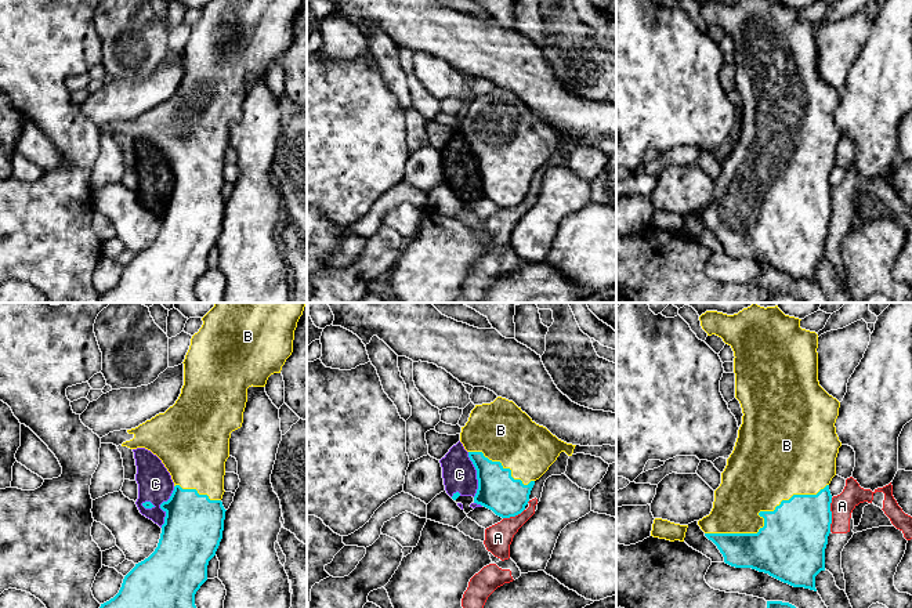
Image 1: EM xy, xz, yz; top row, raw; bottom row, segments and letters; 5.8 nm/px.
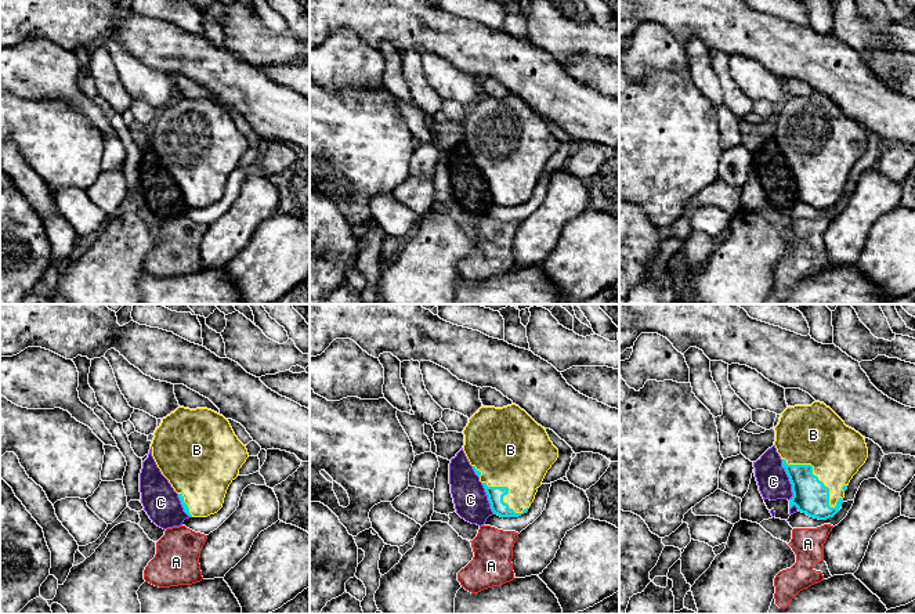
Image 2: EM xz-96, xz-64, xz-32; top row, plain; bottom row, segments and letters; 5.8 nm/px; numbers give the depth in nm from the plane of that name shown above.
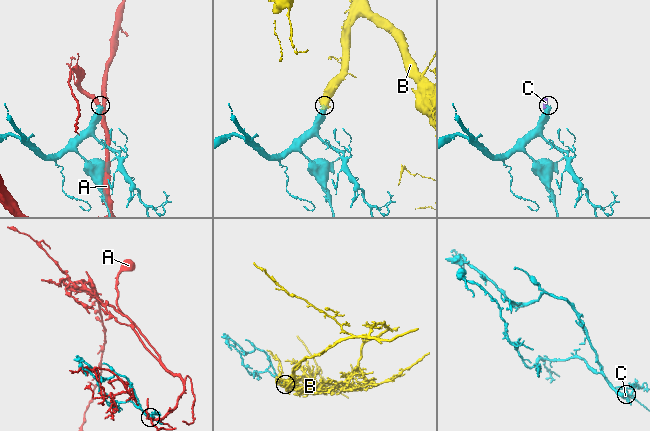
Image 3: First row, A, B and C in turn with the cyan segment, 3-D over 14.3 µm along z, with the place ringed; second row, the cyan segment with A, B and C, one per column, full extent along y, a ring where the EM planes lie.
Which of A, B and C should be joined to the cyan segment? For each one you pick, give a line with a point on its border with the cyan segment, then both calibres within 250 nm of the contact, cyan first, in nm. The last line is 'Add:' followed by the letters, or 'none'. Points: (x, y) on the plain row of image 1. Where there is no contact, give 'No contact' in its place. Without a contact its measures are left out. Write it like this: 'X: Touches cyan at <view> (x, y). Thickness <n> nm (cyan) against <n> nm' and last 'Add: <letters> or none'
B: Touches cyan at yz (759, 205). Thickness 380 nm (cyan) against 420 nm
Add: B

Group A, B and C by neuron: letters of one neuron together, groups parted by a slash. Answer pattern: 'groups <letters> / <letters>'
groups A / B / C

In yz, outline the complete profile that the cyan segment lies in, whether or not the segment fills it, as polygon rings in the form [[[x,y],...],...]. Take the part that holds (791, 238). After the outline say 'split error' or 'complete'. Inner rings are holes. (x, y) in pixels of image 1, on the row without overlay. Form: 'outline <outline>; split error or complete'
outline [[[742,0],[738,4],[727,6],[717,1],[706,1],[699,7],[702,19],[707,26],[716,25],[723,29],[734,41],[735,88],[742,98],[742,115],[732,144],[727,149],[727,156],[721,163],[721,174],[714,181],[713,199],[709,206],[698,211],[705,227],[712,231],[724,247],[724,253],[735,258],[752,258],[759,263],[788,274],[793,278],[804,278],[817,282],[815,267],[825,261],[825,239],[832,214],[832,185],[829,174],[836,166],[836,148],[842,133],[836,124],[836,109],[840,93],[829,86],[818,72],[818,25],[800,18],[799,8],[785,6],[781,0]]]; split error

